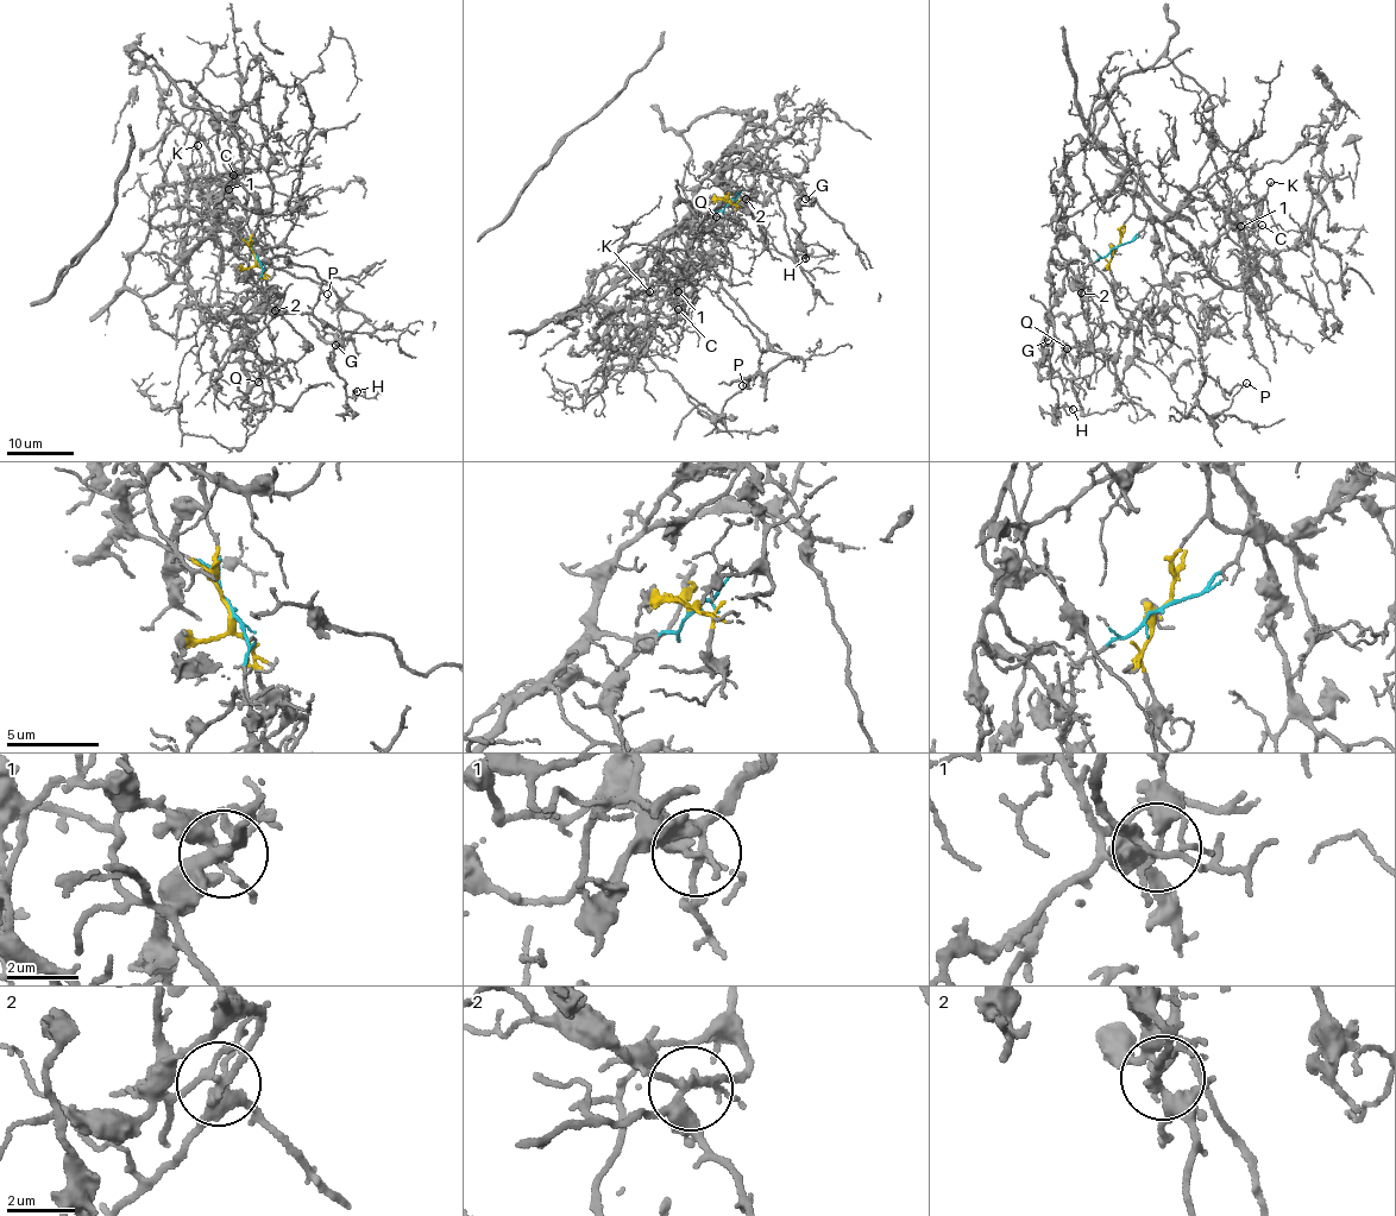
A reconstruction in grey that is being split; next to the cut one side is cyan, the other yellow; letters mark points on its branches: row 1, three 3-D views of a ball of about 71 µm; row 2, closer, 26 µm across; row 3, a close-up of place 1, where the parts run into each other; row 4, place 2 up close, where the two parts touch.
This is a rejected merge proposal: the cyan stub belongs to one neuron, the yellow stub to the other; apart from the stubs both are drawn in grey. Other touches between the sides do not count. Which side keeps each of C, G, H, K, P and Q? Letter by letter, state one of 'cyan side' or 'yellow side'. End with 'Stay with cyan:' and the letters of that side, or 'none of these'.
C: yellow side
G: yellow side
H: yellow side
K: yellow side
P: yellow side
Q: yellow side
Stay with cyan: none of these

